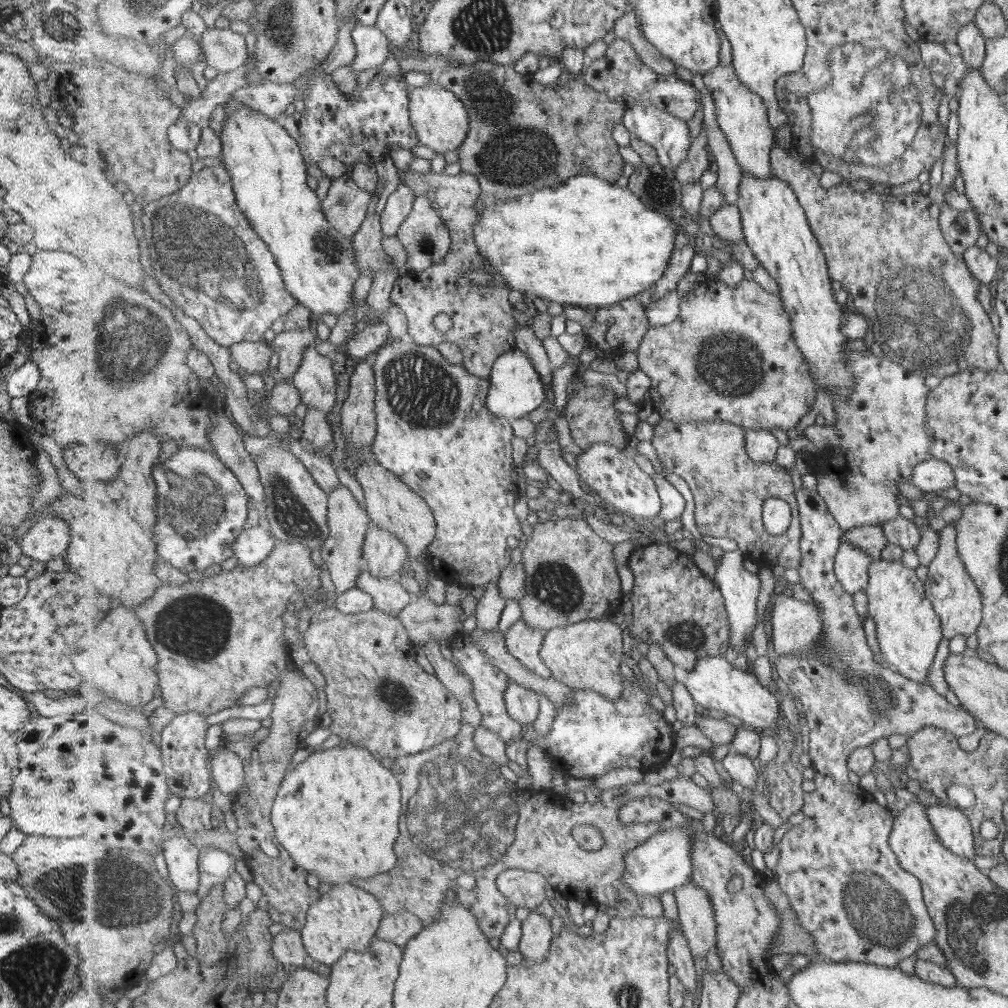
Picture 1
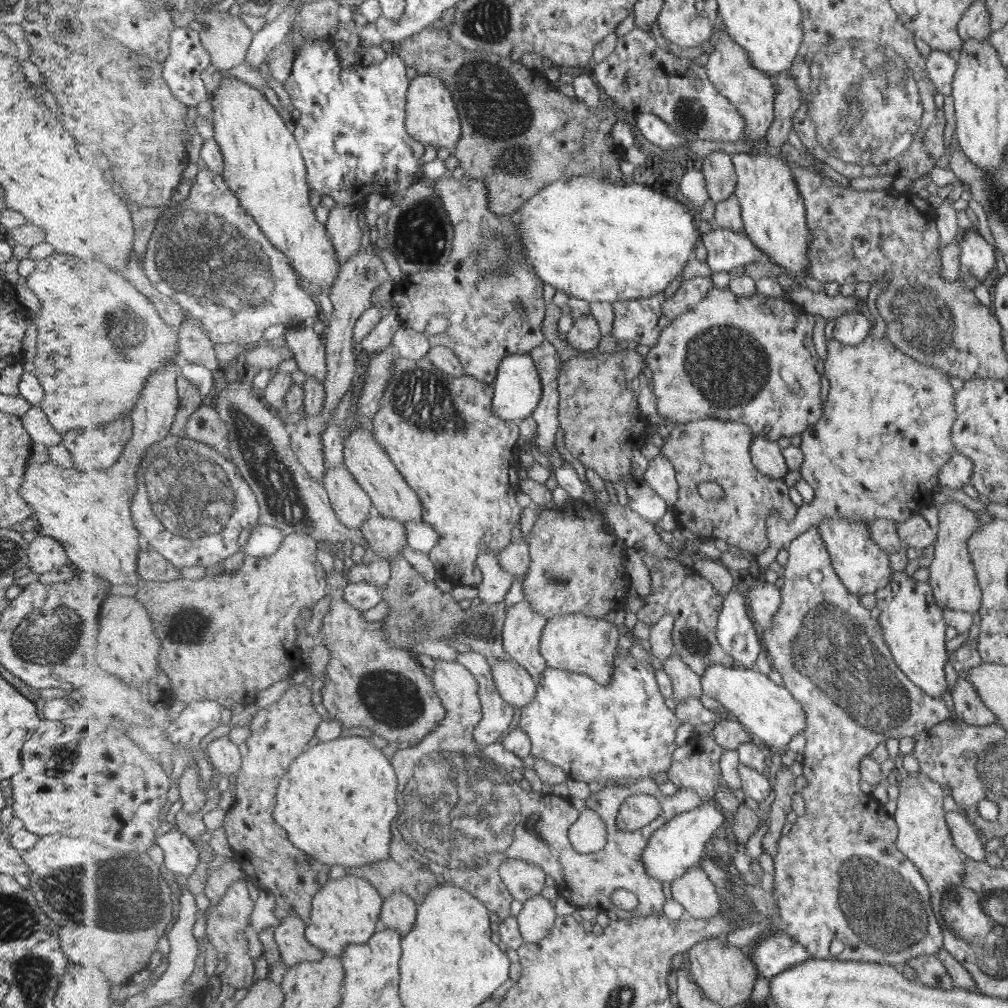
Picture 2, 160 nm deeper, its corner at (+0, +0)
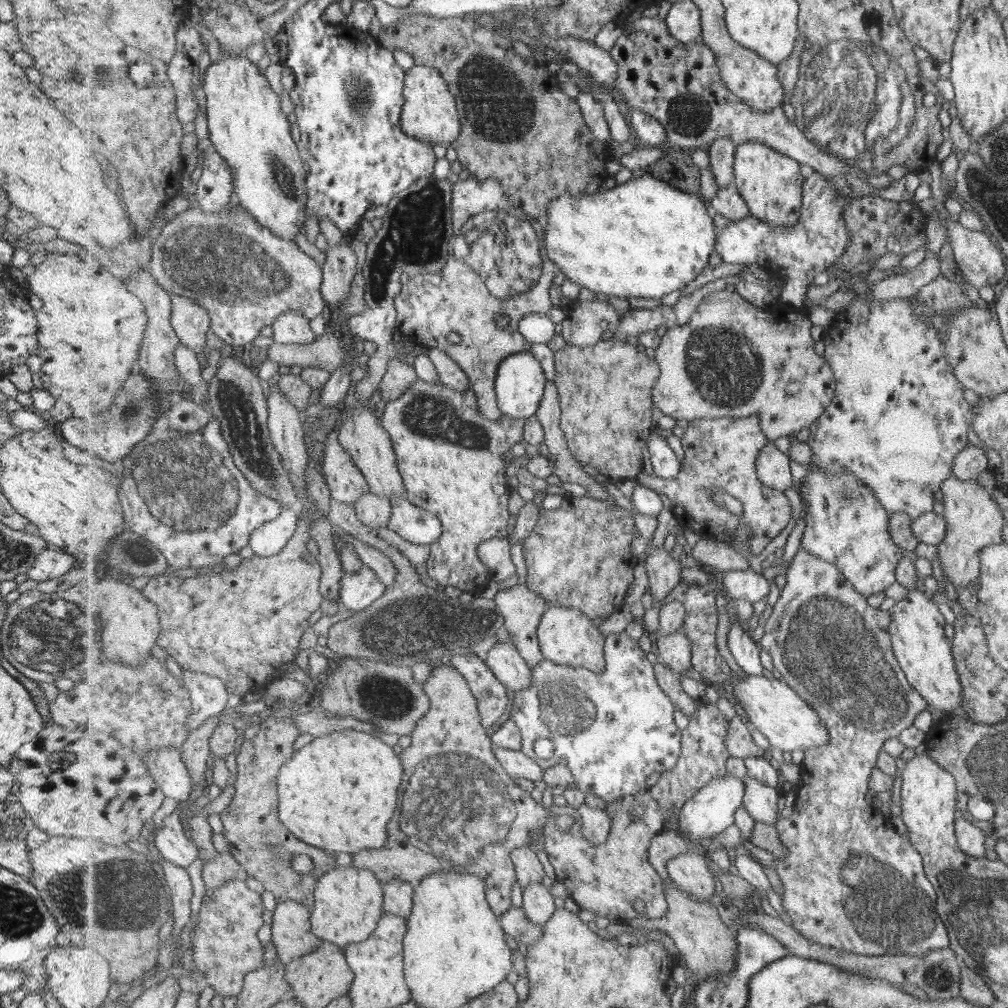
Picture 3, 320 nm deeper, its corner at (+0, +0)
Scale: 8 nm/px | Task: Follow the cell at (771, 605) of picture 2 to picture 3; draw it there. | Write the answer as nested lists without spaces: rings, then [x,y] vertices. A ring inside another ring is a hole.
[[[750,569],[731,570],[720,574],[724,592],[735,600],[757,602],[771,592],[771,581]]]

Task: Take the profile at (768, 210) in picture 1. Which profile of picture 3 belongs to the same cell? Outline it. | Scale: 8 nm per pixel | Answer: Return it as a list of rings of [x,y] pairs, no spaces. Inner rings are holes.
[[[749,141],[737,146],[734,162],[735,183],[748,202],[750,215],[767,222],[773,228],[797,226],[804,206],[806,173],[800,162],[761,141]]]

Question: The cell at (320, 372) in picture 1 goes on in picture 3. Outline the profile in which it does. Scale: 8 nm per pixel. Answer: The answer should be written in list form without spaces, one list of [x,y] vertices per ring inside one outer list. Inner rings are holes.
[[[297,308],[279,315],[271,328],[277,344],[309,344],[317,337],[309,326],[309,319]]]

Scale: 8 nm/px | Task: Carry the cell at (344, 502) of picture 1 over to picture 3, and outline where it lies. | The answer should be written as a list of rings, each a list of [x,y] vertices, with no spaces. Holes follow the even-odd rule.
[[[338,428],[330,432],[324,448],[323,472],[332,492],[332,500],[355,506],[359,498],[370,490],[352,454],[340,443]]]

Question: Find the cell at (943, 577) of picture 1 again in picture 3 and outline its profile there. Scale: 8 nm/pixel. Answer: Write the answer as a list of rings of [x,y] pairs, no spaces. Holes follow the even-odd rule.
[[[952,472],[947,479],[941,483],[940,495],[943,512],[947,524],[944,539],[936,545],[940,562],[940,570],[947,577],[947,580],[955,587],[964,587],[967,583],[976,582],[980,576],[980,550],[995,544],[1003,539],[1004,518],[1000,505],[991,498],[991,494],[977,484],[976,479],[959,480]]]

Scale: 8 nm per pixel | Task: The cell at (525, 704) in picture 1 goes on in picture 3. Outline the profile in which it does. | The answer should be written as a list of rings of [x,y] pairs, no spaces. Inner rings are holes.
[[[495,643],[487,652],[486,664],[511,693],[521,692],[521,690],[528,689],[532,685],[532,668],[520,655],[519,649],[515,646],[515,643]]]

